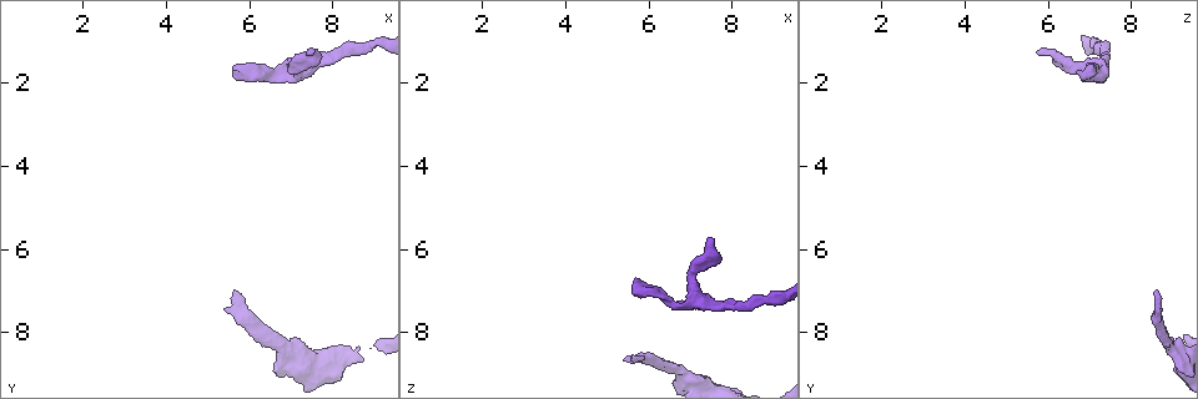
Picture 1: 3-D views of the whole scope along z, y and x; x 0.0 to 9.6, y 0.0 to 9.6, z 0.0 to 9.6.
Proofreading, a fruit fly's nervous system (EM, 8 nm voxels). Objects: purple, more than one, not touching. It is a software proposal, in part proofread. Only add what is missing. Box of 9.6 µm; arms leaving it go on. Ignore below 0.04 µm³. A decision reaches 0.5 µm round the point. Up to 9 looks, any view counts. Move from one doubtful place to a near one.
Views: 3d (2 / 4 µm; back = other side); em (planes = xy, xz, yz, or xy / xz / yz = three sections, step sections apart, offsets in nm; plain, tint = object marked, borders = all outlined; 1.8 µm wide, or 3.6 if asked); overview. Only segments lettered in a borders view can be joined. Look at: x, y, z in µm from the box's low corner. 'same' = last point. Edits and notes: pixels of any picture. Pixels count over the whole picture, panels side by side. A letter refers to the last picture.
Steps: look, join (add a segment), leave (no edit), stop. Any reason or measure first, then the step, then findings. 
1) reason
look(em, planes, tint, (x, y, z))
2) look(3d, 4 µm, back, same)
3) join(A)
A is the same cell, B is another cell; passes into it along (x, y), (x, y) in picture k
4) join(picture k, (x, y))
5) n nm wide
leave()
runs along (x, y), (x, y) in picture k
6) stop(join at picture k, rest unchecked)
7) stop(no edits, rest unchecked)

look(3d, 4 µm, (7.55, 1.20, 5.70))

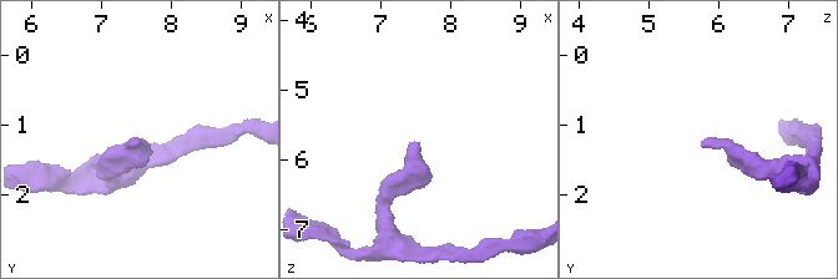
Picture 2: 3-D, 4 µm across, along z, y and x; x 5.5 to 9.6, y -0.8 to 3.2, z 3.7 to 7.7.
look(em, xy, step 8, borders, (7.50, 1.20, 5.75))

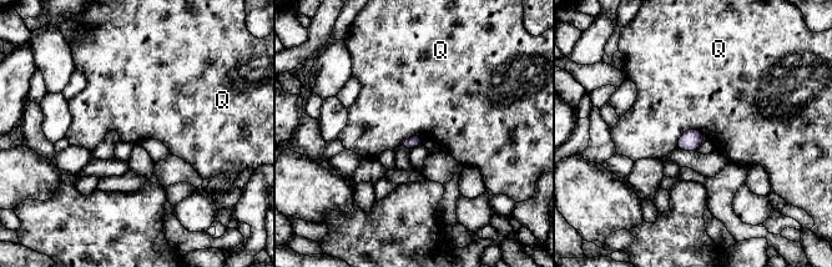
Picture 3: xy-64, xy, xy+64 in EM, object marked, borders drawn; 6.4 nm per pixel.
another direction
look(em, planes, borders, same)

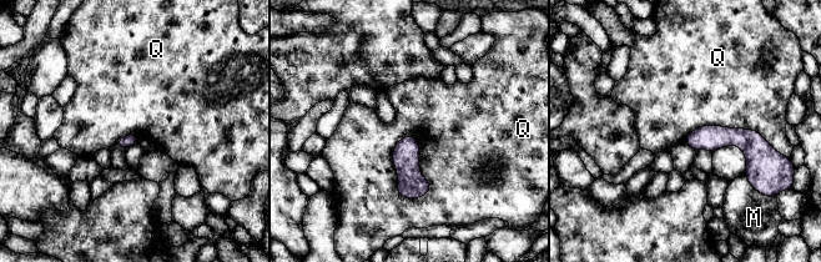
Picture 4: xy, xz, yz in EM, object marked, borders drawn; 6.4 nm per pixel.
leave()
M and Q are other cells; runs along (689, 139), (743, 137), (762, 145) in picture 4; no lettered segment goes on from it

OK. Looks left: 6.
calibre changes
look(3d, 4 µm, (6.95, 8.55, 9.20))

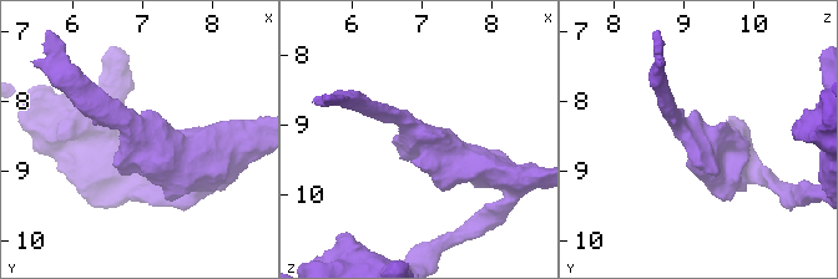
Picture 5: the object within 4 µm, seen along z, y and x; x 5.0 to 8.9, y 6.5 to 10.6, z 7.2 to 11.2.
look(em, xz, step 16, tint, (7.00, 8.55, 9.10))

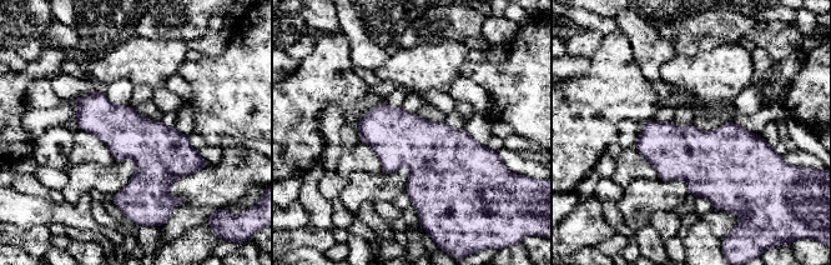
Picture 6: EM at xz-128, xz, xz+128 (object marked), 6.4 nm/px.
another direction
look(em, planes, borders, same)

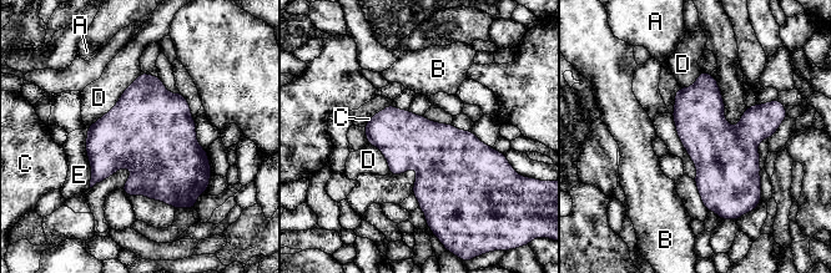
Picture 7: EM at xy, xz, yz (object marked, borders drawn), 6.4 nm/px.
360 nm wide
leave()
A, B, C, D and E are other cells; border along (142, 72), (110, 110), (86, 127) in picture 7; no lettered segment goes on from it

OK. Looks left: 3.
free end
look(3d, 2 µm, (5.65, 7.00, 8.60))

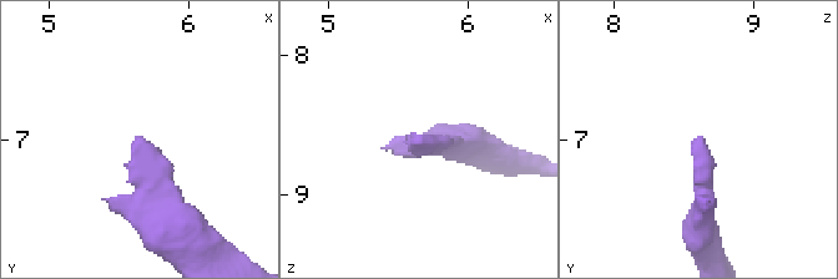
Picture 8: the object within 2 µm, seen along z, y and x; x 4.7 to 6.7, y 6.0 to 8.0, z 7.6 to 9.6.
look(em, planes, tint, (5.62, 6.98, 8.58))

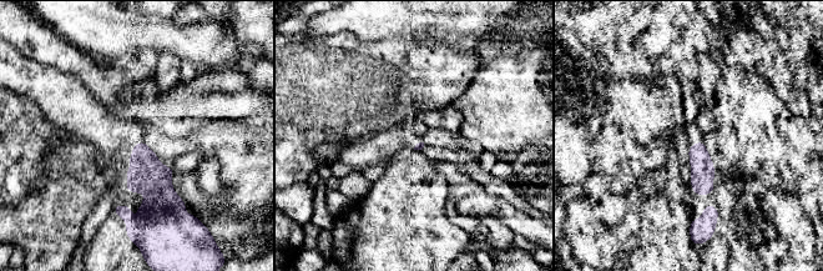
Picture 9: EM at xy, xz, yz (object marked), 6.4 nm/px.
look(em, planes, borders, same)

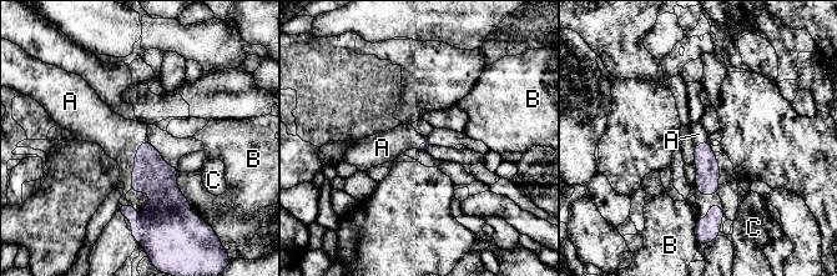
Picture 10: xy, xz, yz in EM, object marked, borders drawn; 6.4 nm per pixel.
join(A)
A is the same cell, B and C are other cells; it goes on there

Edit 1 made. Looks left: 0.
stop(join at picture 10, rest unchecked)

